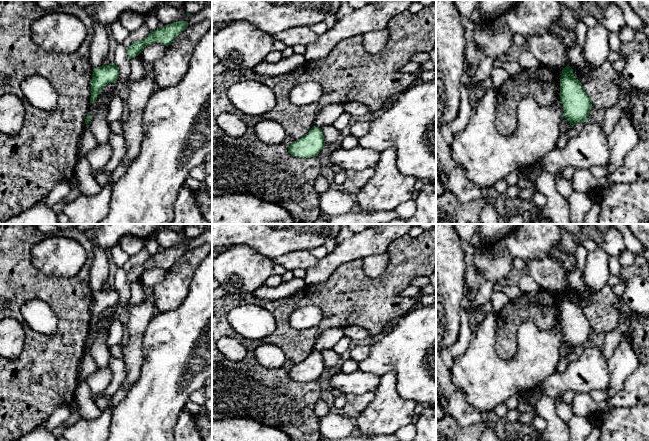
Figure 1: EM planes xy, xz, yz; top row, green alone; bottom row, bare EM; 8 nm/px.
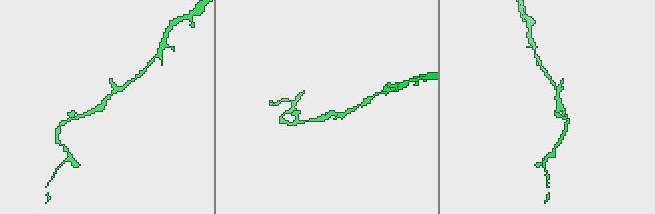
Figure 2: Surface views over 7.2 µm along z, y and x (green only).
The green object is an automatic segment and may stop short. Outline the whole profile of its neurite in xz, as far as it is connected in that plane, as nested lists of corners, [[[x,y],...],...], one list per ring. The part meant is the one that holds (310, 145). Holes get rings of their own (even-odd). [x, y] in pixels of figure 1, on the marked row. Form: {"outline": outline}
{"outline": [[[314,126],[302,138],[292,142],[288,151],[291,155],[299,158],[310,158],[318,156],[324,146],[325,141],[322,130]]]}

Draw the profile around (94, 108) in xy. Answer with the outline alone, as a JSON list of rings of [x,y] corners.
[[[101,91],[97,97],[97,100],[90,104],[89,113],[91,115],[91,119],[89,120],[89,123],[87,124],[86,128],[90,130],[89,126],[93,120],[93,118],[99,113],[100,109],[100,103],[99,99],[103,95],[104,91]]]

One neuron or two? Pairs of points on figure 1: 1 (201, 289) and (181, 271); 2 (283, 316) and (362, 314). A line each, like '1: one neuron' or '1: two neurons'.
1: two neurons
2: one neuron

